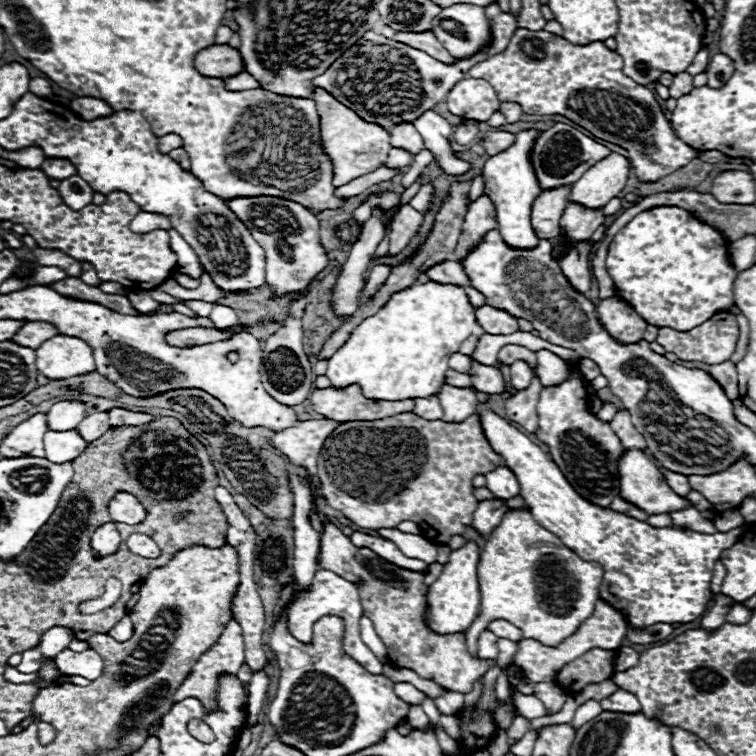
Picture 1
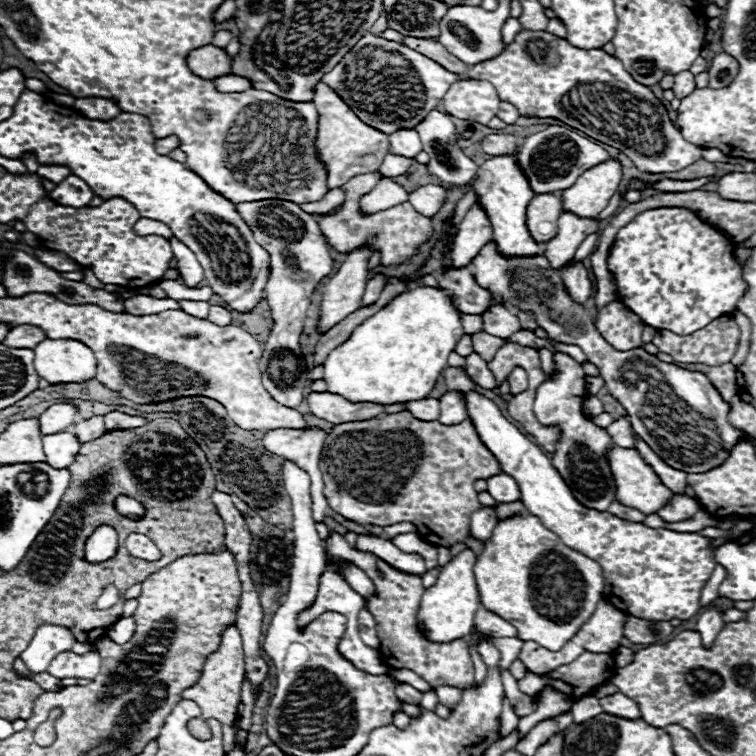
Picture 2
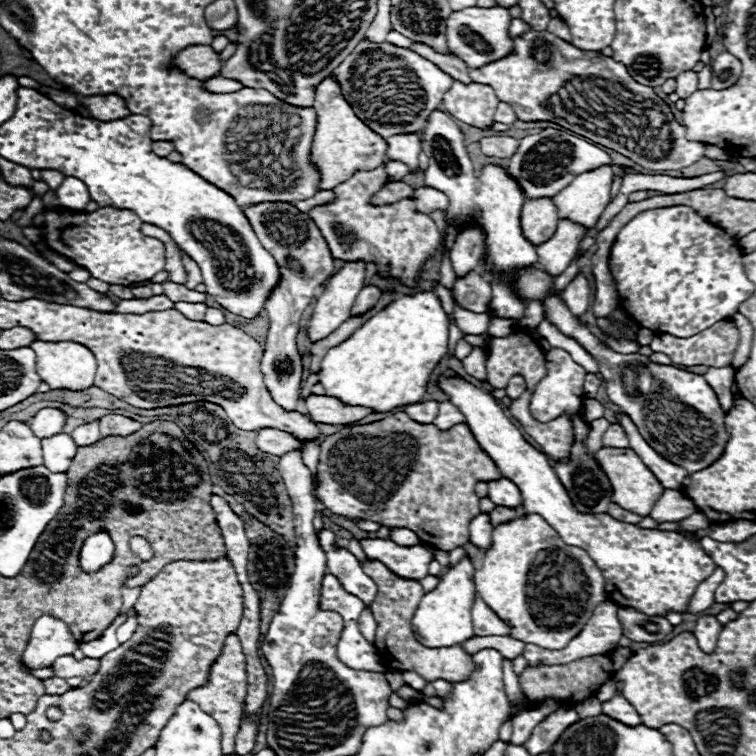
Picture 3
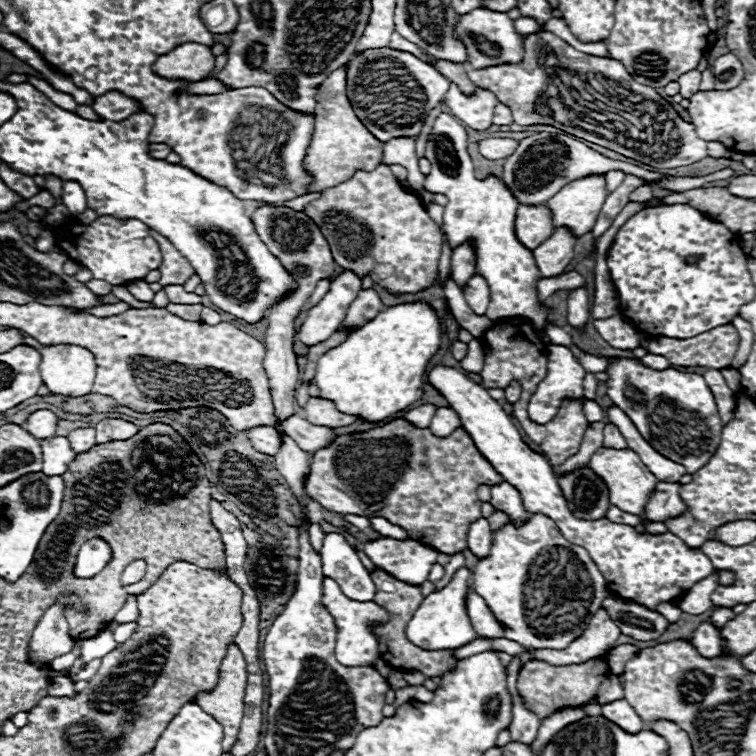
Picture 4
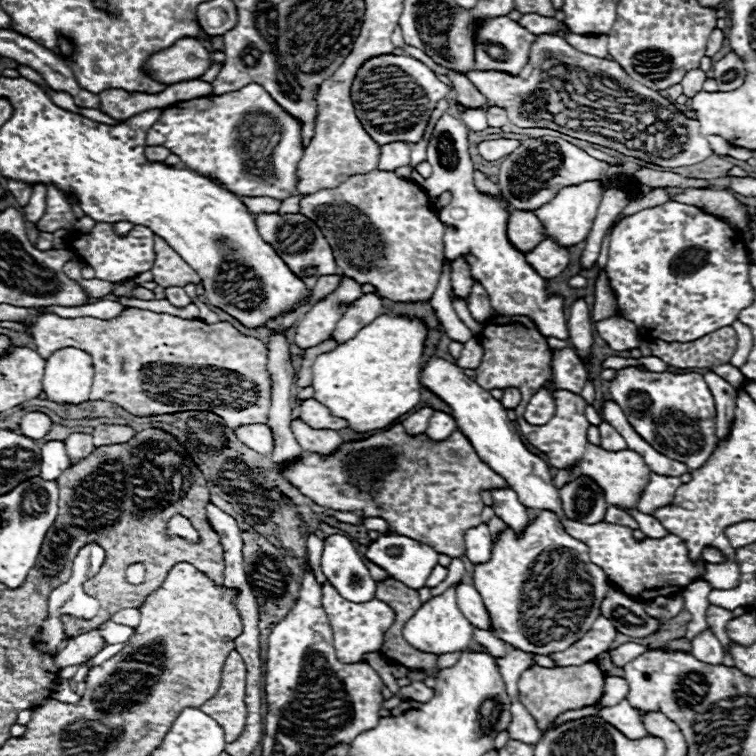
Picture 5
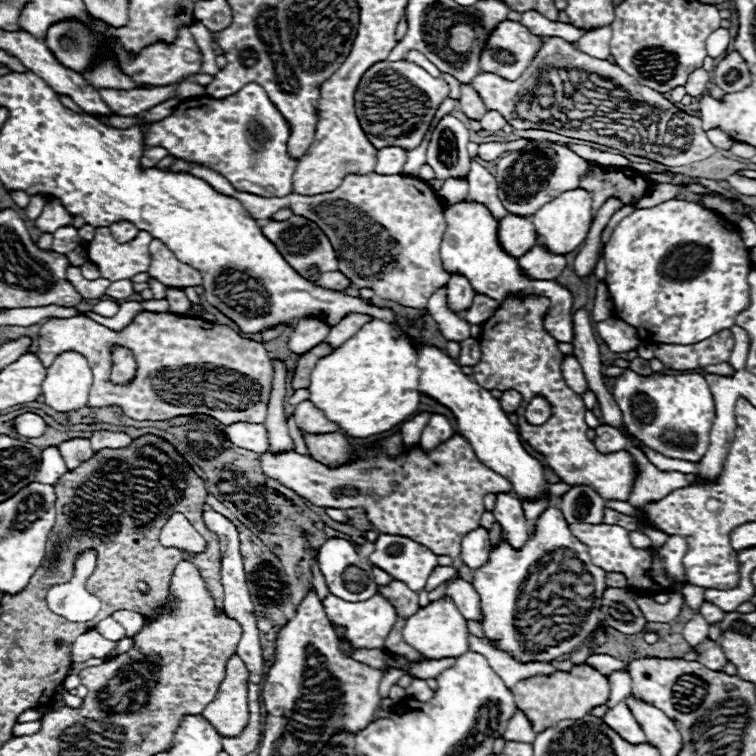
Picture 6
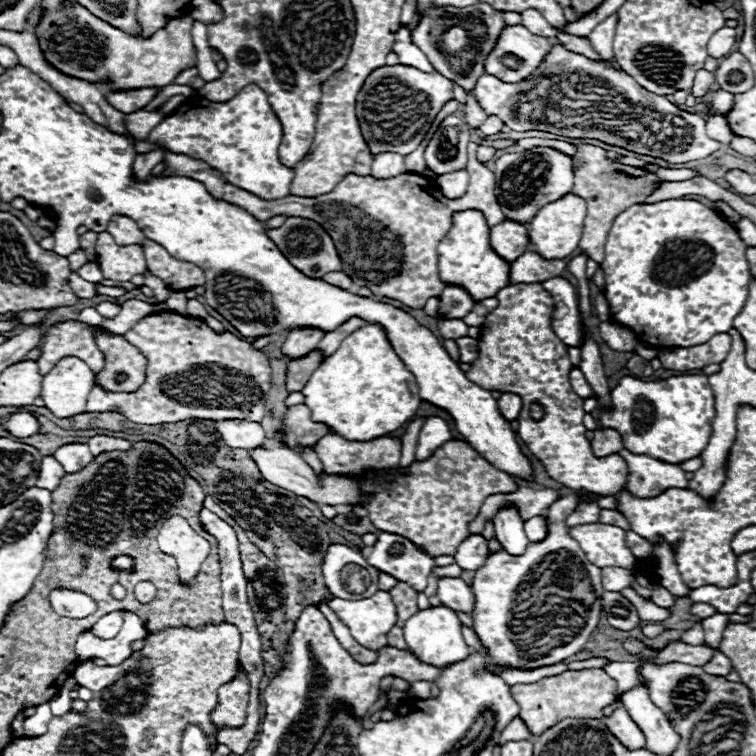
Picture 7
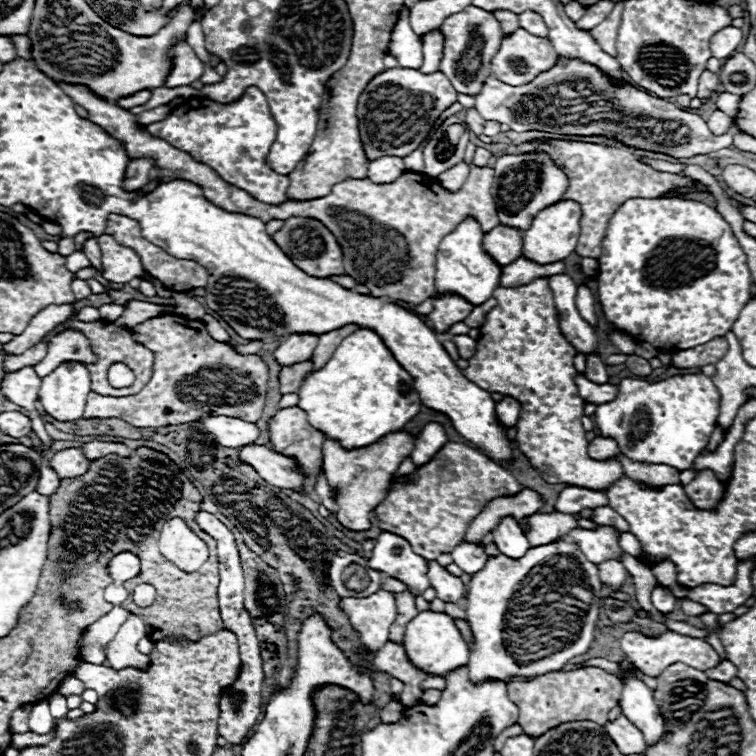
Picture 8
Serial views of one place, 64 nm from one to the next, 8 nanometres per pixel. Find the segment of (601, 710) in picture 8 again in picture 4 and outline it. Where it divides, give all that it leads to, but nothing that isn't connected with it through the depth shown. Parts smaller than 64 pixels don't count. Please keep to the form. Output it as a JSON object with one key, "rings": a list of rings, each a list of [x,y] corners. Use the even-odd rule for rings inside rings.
{"rings":[[[530,660],[524,664],[518,676],[518,692],[524,700],[524,706],[538,714],[540,720],[552,716],[562,708],[576,708],[590,702],[596,696],[600,682],[608,674],[606,660],[590,660],[586,664],[570,664],[570,666],[550,666],[540,660]]]}

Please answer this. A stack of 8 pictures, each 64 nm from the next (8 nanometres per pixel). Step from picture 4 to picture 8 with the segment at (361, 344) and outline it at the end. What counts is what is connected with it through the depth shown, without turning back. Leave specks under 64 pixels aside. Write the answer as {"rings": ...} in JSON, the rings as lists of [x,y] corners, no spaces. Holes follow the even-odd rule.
{"rings":[[[358,328],[342,340],[326,366],[304,380],[298,396],[298,408],[306,412],[308,424],[326,438],[340,442],[344,450],[378,442],[410,422],[422,406],[412,376],[396,362],[380,336],[368,328]]]}

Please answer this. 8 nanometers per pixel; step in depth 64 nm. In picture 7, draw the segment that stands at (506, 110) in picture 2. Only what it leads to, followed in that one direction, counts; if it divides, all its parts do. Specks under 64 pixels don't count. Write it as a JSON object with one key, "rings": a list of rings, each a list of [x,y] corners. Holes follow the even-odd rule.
{"rings":[[[490,116],[490,118],[484,120],[484,124],[480,126],[480,130],[482,130],[486,136],[490,136],[490,134],[498,134],[502,126],[504,126],[504,124],[502,124],[496,116]]]}

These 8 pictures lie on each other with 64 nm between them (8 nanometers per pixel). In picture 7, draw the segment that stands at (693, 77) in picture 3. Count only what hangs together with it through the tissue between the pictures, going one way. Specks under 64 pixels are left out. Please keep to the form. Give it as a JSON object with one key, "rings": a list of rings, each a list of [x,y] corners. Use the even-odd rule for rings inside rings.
{"rings":[[[706,70],[698,72],[698,76],[694,78],[694,92],[692,92],[692,96],[696,96],[696,98],[706,96],[712,90],[714,84],[716,84],[716,78],[714,78],[712,72],[706,72]]]}

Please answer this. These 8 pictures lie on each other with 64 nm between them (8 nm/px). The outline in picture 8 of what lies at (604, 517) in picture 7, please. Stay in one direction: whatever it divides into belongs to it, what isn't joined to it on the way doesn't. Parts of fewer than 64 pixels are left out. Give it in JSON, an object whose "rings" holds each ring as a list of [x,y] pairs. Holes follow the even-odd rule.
{"rings":[[[598,506],[598,508],[594,508],[594,512],[592,512],[592,522],[602,524],[602,526],[614,526],[614,528],[620,530],[620,532],[628,532],[628,522],[626,522],[618,512],[614,512],[614,510],[608,508],[608,506]]]}

